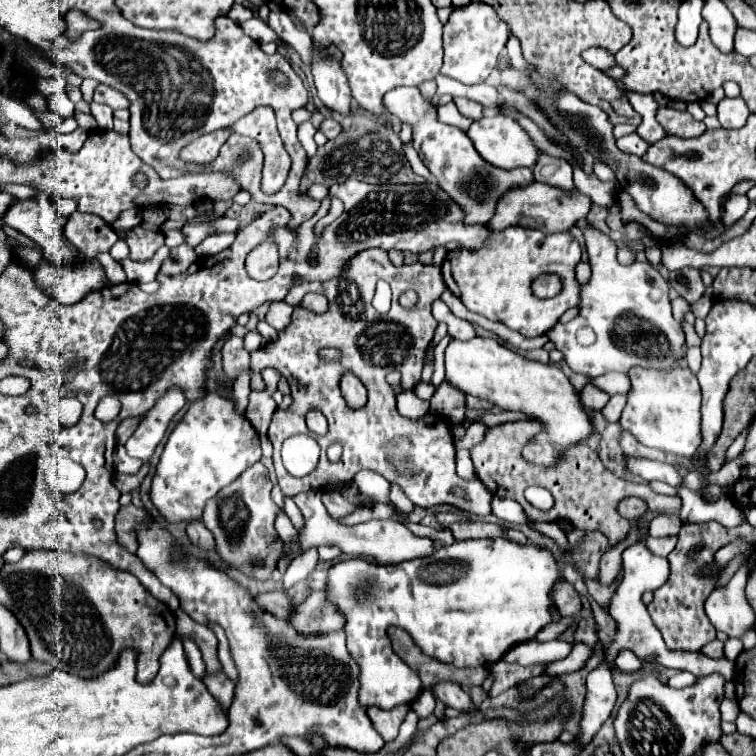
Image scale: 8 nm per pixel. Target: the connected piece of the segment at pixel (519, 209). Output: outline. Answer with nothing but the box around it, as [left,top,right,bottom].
[492,181,592,235]

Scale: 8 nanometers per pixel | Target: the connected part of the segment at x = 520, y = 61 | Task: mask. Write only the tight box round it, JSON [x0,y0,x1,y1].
[506,32,528,70]

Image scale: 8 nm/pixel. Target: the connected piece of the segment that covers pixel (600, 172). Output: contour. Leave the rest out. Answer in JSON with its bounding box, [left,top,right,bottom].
[594,159,616,181]

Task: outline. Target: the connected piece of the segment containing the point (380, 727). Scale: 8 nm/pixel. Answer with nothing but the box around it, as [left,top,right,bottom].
[368,705,410,743]

